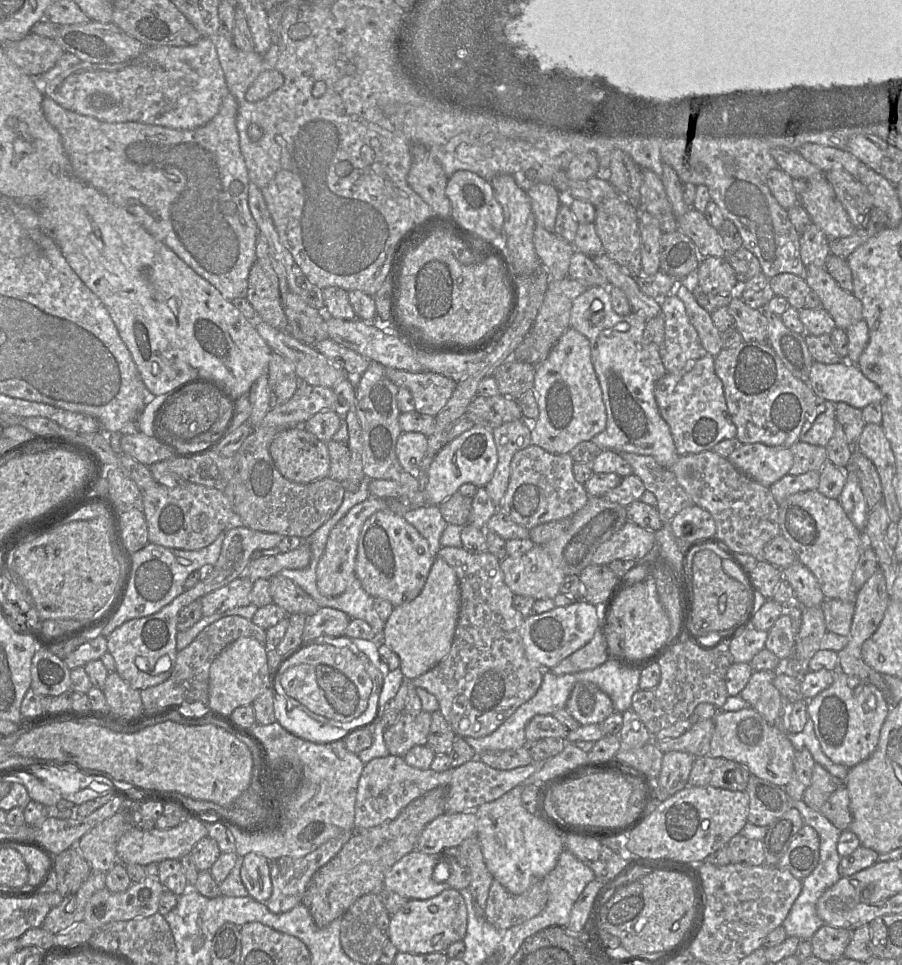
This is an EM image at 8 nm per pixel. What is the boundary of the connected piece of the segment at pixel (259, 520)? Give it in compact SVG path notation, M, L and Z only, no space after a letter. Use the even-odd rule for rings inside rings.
M257 427L244 440L236 452L236 472L223 490L228 498L233 512L243 520L244 526L261 532L276 533L283 536L296 536L307 540L317 529L327 522L339 509L343 502L344 484L329 477L300 484L286 479L275 466L269 453L269 446L273 439L285 427Z

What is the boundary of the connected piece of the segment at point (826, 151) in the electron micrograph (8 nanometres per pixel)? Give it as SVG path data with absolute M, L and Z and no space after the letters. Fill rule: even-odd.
M806 143L799 147L798 153L811 164L817 166L823 173L832 169L844 169L857 178L859 168L864 165L846 150Z

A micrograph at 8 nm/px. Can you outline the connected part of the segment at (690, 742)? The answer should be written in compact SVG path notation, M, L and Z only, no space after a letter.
M703 719L696 721L689 730L677 738L649 741L648 743L654 743L662 753L681 751L694 757L701 757L709 755L713 732L714 720Z

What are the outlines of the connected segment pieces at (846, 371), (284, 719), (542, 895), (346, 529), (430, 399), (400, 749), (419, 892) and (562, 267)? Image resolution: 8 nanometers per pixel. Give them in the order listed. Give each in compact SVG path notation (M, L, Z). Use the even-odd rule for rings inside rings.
M848 361L836 364L814 362L808 384L818 398L833 403L844 402L860 410L882 400L878 386L868 380L857 365Z
M274 694L276 721L291 734L314 743L343 740L350 730L323 724L310 717L300 707L287 704L279 694Z
M493 880L484 910L484 918L493 926L509 929L537 916L549 900L544 880L535 881L520 895L510 893Z
M374 496L353 506L330 531L324 552L317 564L316 581L319 592L324 596L335 597L342 594L353 580L356 567L358 539L366 520L378 511L392 511L403 516L412 509L417 509L405 497L398 499L381 499Z
M385 368L385 375L397 387L410 390L416 412L433 417L446 405L456 385L452 379L430 371L413 373Z
M402 712L399 720L384 731L384 741L389 754L404 757L416 745L426 745L431 725L431 713Z
M412 851L397 861L386 873L383 886L408 899L426 900L449 888L446 881L434 879L434 856Z
M540 225L534 228L533 243L537 257L550 279L562 280L568 276L570 259L575 251L573 244Z

